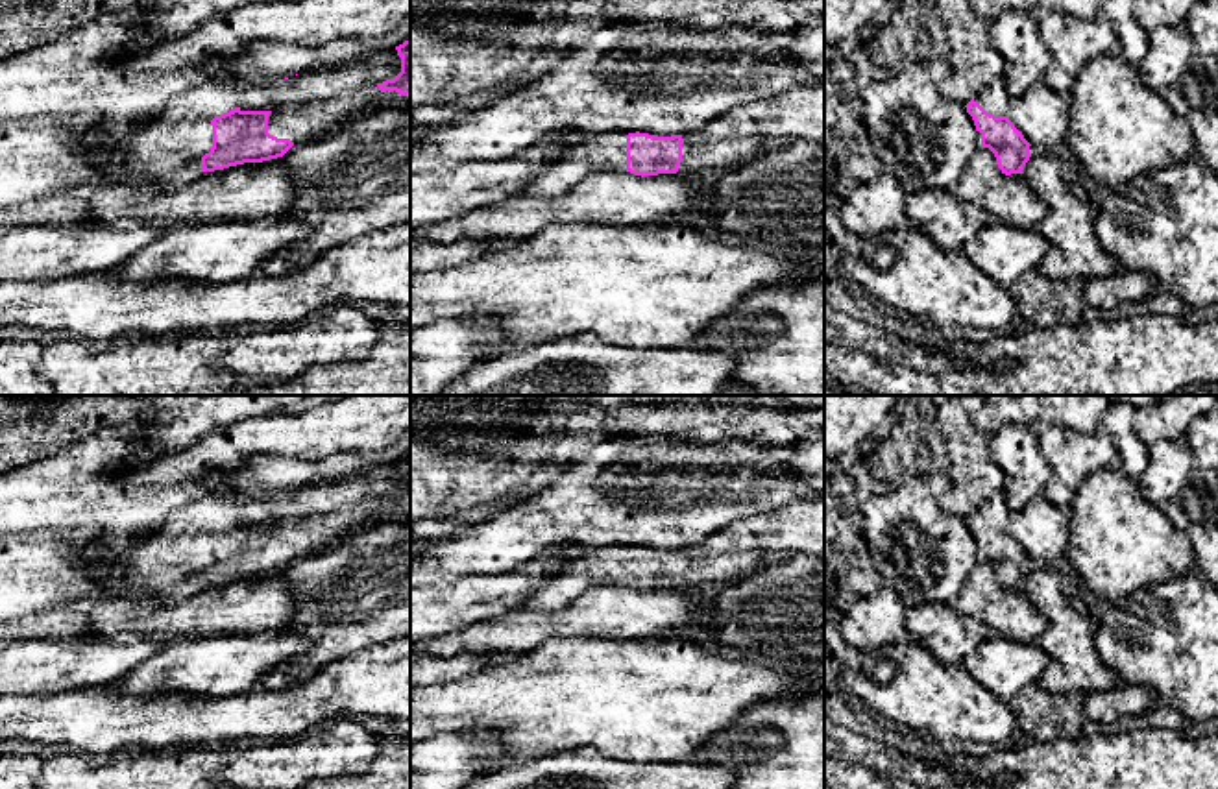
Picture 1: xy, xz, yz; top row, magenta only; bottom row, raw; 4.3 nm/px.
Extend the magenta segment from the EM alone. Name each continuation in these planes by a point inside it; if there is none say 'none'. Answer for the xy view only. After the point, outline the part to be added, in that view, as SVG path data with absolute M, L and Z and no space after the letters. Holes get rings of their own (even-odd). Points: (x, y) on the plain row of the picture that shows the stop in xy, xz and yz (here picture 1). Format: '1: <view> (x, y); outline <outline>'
1: xy (167, 564); outline M218 490L170 512L168 517L157 528L150 530L133 549L100 562L94 575L107 584L107 599L150 597L170 606L201 591L201 571L213 562L211 534L233 525L250 501L244 493Z

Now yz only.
1: yz (995, 512); outline M998 492L972 510L987 527L994 530L1009 530L1011 510L1004 499L1004 493Z

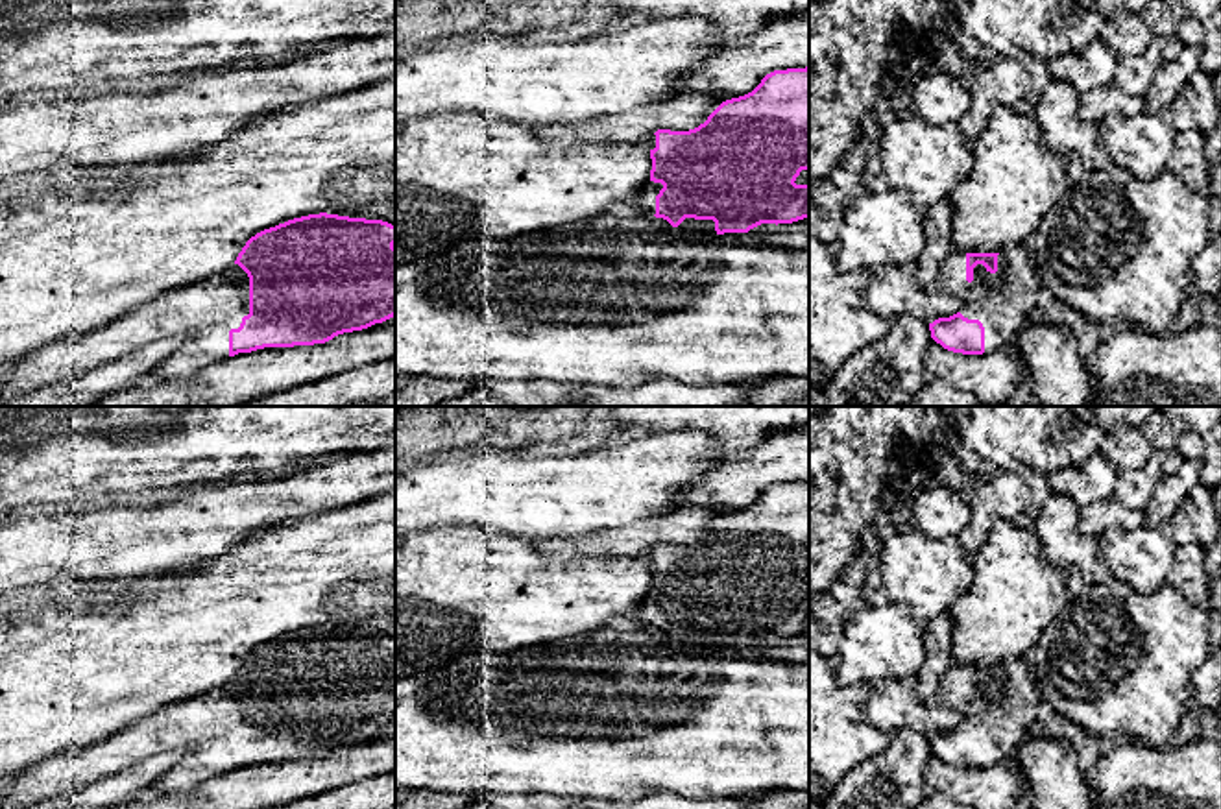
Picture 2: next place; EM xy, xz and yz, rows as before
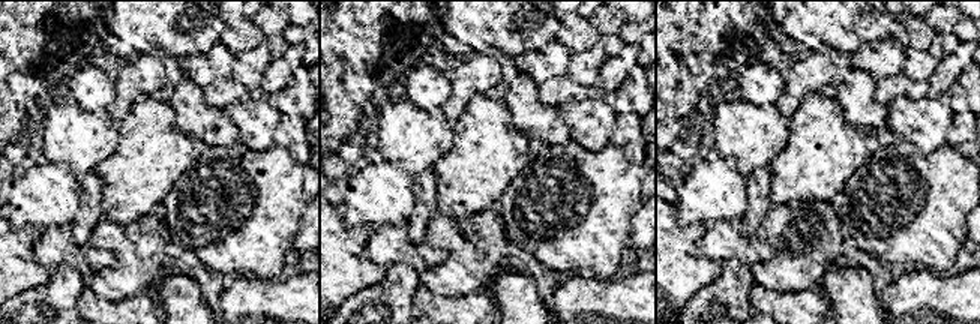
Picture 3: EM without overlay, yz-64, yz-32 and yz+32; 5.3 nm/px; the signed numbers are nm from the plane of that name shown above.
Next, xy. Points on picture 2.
1: xy (205, 724); outline M233 678L218 689L164 706L89 748L57 754L0 781L0 809L26 809L76 796L159 752L187 750L166 774L137 794L187 791L229 772L229 744L249 728L249 691Z

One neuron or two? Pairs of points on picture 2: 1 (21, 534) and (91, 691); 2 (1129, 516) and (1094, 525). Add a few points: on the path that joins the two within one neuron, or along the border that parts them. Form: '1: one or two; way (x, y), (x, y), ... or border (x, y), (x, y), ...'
1: two; border (74, 575), (58, 575), (50, 582), (19, 590)
2: one; way (1120, 516), (1103, 516)

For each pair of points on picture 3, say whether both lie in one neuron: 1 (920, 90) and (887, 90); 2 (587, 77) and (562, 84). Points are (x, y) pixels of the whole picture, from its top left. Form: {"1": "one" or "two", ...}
{"1": "one", "2": "two"}

